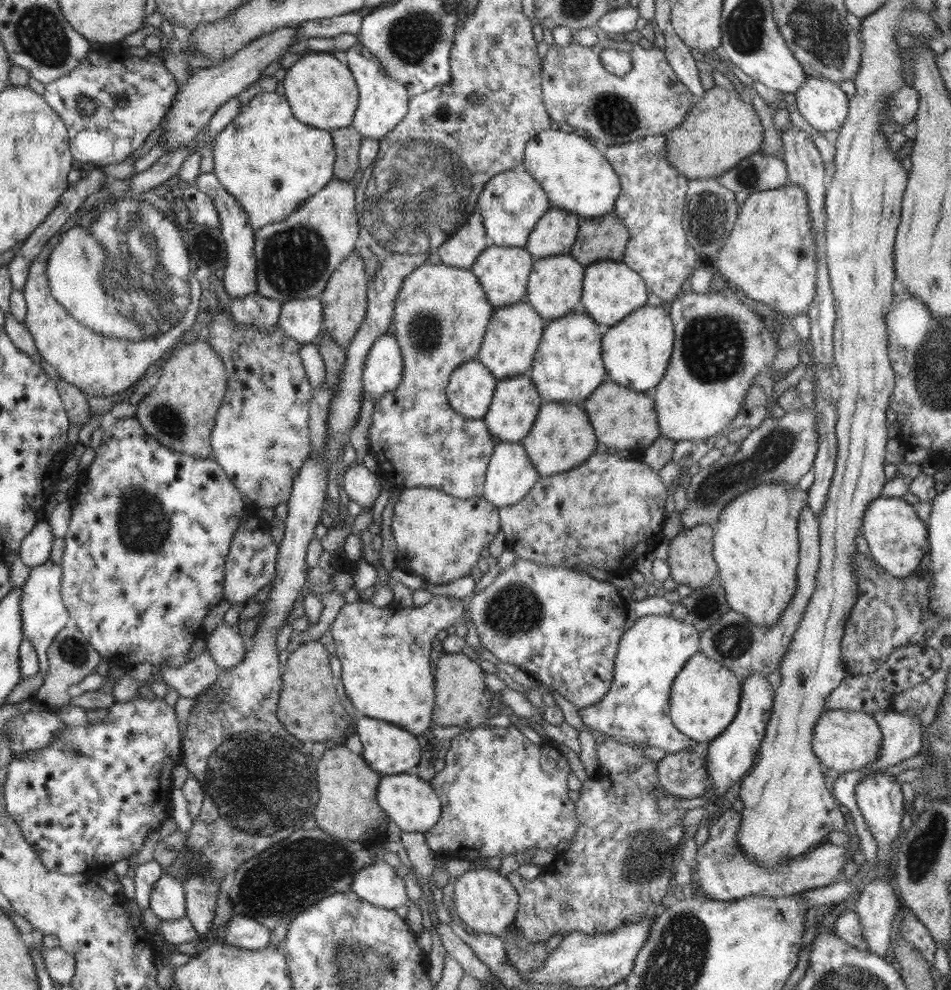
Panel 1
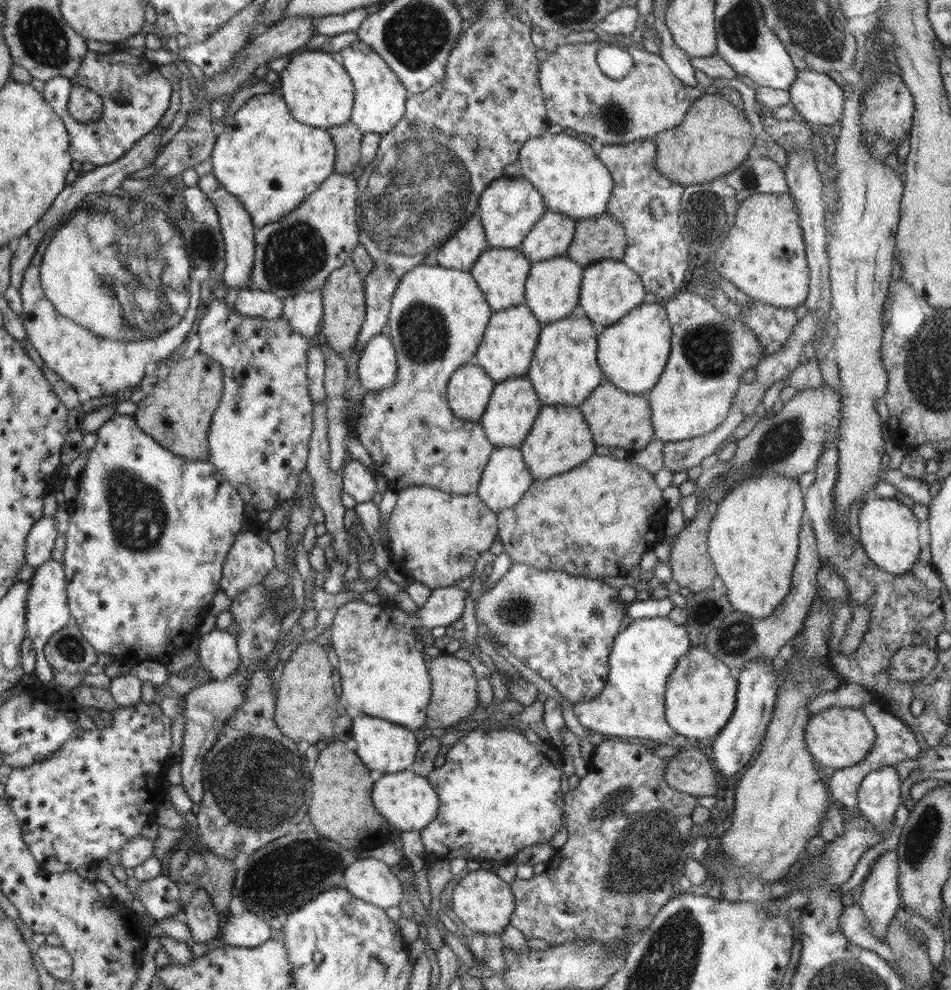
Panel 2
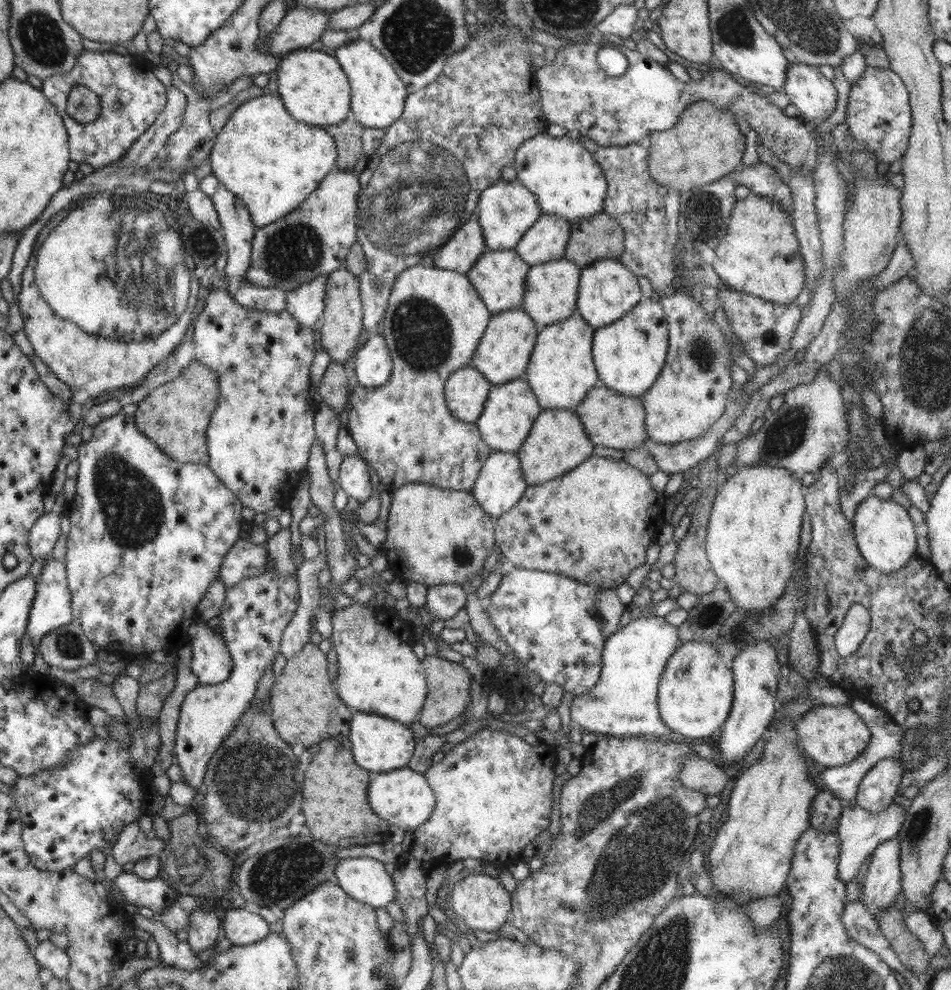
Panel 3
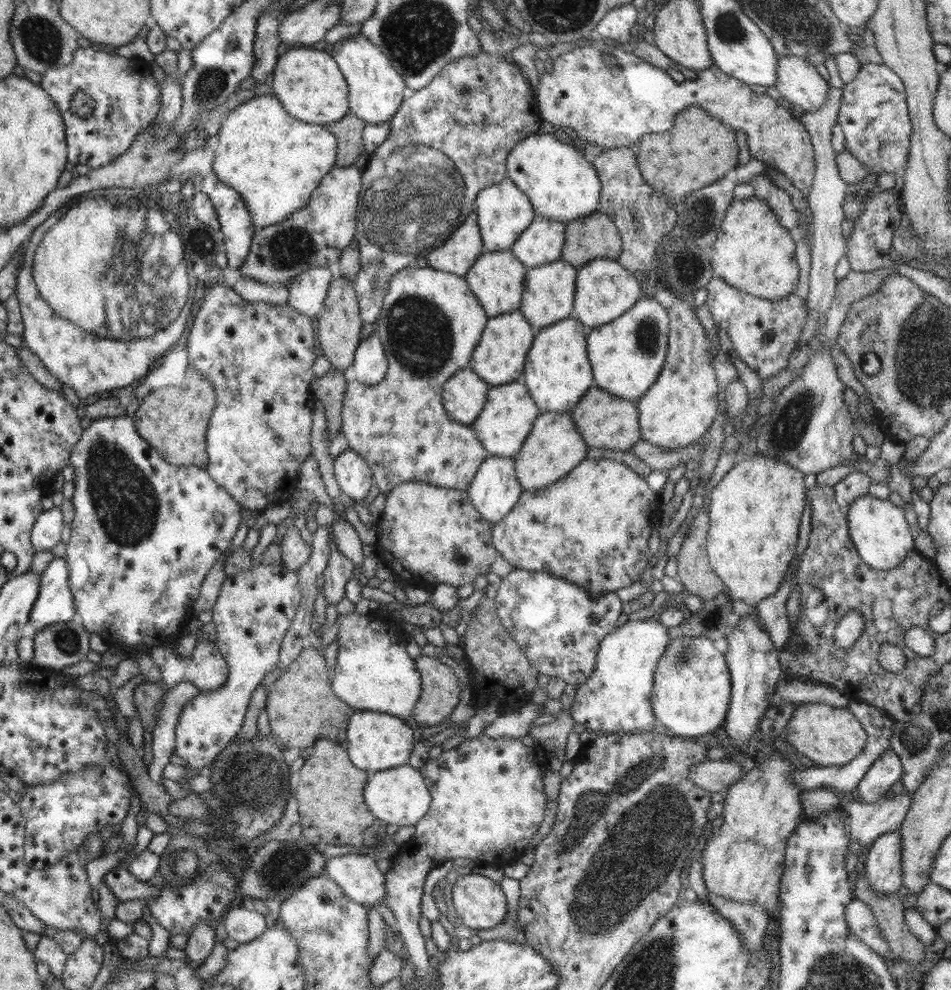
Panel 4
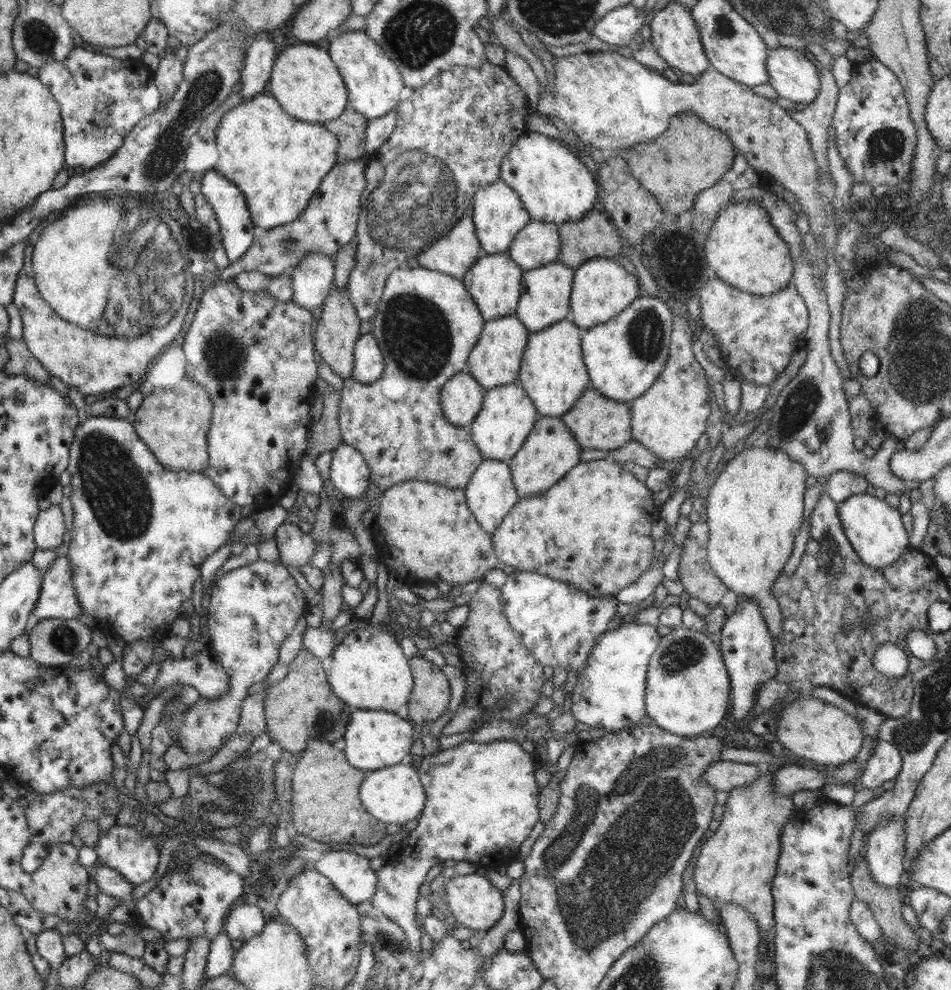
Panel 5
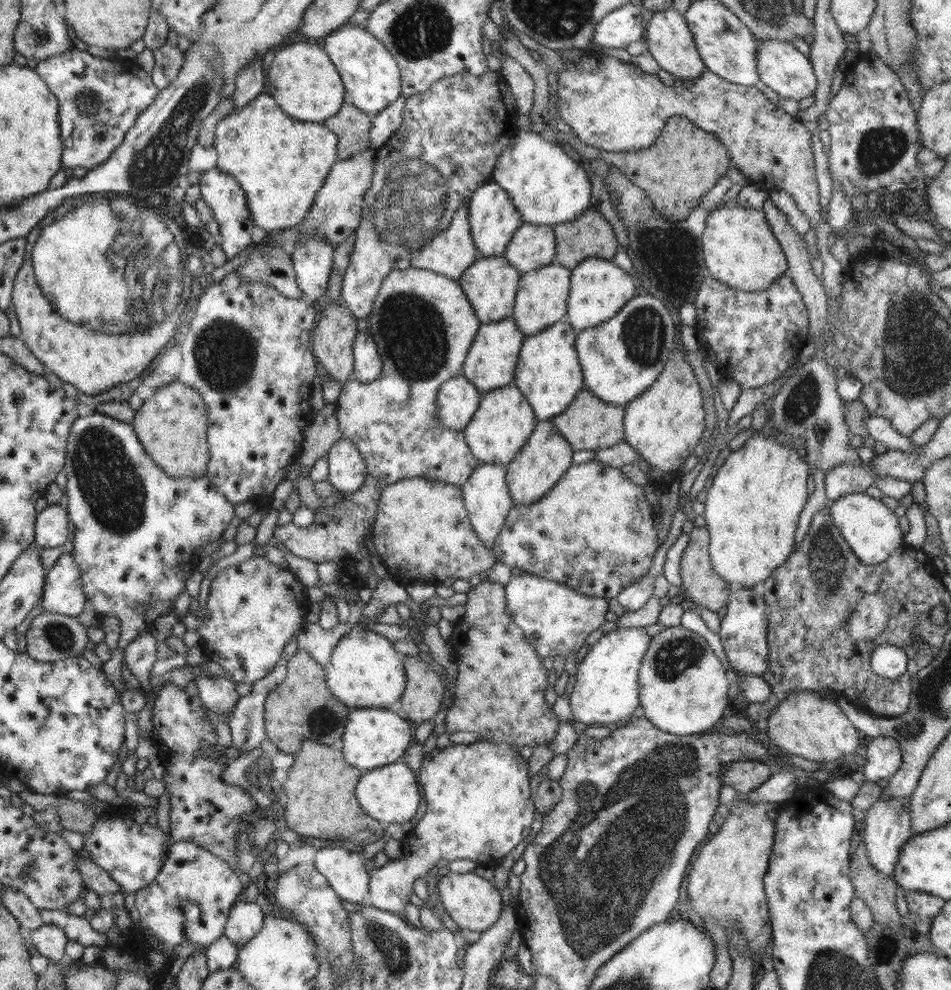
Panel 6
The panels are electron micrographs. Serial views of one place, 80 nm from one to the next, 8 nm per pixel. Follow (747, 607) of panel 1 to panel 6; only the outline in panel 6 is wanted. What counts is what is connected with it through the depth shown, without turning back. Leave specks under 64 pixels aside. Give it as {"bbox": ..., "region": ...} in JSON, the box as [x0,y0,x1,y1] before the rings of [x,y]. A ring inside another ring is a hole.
{"bbox":[703,424,811,590],"region":[[[757,424],[756,432],[742,447],[731,451],[717,470],[704,502],[703,516],[709,532],[709,555],[713,570],[729,585],[742,590],[752,590],[756,584],[766,582],[770,574],[794,552],[798,518],[810,495],[807,489],[807,480],[811,475],[809,464],[792,447],[778,444],[774,436],[762,434]]]}

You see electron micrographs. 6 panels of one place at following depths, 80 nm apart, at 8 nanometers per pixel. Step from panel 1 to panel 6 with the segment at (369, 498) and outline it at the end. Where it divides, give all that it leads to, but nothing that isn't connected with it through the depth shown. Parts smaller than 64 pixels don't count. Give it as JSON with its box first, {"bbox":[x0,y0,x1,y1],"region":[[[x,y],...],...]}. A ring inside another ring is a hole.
{"bbox":[327,438,367,493],"region":[[[346,438],[336,441],[327,454],[330,484],[340,493],[355,493],[366,480],[367,466],[359,450]]]}

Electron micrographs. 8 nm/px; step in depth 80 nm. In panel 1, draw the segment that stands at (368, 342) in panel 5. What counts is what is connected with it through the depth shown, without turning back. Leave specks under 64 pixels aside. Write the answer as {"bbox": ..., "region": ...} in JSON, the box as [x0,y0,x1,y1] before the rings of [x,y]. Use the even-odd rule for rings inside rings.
{"bbox":[363,334,404,399],"region":[[[393,334],[379,336],[367,354],[363,368],[363,392],[379,399],[396,390],[403,380],[404,359]]]}

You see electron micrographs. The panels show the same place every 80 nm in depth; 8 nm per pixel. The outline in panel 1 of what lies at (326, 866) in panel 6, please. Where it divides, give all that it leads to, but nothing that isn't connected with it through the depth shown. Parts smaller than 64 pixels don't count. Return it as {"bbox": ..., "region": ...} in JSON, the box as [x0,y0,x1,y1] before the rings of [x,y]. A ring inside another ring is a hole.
{"bbox":[351,860,409,909],"region":[[[382,860],[374,861],[372,864],[360,869],[357,873],[354,873],[351,890],[360,899],[384,909],[396,909],[403,904],[409,903],[404,880],[396,875],[394,867]]]}

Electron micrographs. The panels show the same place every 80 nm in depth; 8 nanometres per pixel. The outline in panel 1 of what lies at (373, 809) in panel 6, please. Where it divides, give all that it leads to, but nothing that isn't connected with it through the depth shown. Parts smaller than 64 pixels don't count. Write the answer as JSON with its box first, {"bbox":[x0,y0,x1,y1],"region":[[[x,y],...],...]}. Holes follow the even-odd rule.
{"bbox":[376,771,442,832],"region":[[[414,771],[383,775],[377,786],[376,798],[389,820],[395,822],[404,832],[426,832],[440,820],[442,814],[441,802],[436,791]]]}

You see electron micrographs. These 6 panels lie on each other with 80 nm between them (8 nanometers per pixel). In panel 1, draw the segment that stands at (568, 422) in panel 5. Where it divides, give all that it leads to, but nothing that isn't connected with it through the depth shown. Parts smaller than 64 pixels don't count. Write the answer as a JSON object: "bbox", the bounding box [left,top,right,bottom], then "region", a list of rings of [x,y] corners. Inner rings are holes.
{"bbox":[581,379,661,451],"region":[[[607,379],[581,403],[581,407],[588,415],[597,441],[606,446],[626,448],[628,451],[632,446],[634,449],[646,449],[661,435],[651,393],[624,388]]]}

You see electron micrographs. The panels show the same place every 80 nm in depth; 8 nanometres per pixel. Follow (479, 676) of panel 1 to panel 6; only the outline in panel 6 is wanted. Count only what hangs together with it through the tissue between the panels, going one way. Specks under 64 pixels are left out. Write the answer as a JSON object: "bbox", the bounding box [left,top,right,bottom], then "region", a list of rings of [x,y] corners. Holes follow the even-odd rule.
{"bbox":[400,655,444,725],"region":[[[406,655],[401,661],[407,681],[400,704],[402,704],[402,710],[408,713],[407,718],[419,725],[425,720],[433,718],[442,709],[444,686],[440,680],[441,676],[432,671],[432,664],[424,662],[418,657],[410,657],[410,655]]]}

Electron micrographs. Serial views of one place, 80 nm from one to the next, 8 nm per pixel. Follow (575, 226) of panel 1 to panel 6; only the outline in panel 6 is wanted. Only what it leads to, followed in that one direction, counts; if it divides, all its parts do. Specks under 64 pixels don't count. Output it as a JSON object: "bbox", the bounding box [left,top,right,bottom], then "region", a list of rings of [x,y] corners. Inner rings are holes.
{"bbox":[502,223,556,274],"region":[[[524,223],[516,229],[502,255],[522,274],[553,264],[556,256],[553,226]]]}

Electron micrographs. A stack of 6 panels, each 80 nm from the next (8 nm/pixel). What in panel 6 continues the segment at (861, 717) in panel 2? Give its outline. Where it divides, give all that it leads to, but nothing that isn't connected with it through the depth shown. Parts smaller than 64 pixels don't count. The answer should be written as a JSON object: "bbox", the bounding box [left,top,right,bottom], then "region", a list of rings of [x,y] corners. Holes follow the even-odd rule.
{"bbox":[763,691,860,764],"region":[[[814,691],[793,693],[772,710],[763,726],[773,744],[784,754],[796,754],[820,763],[838,764],[845,755],[854,753],[860,746],[859,730],[834,702]]]}

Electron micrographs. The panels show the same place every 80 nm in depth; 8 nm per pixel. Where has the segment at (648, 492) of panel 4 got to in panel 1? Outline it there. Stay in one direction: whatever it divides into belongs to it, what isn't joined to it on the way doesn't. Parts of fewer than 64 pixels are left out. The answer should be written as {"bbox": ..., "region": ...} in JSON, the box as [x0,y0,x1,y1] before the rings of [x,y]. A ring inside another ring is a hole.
{"bbox":[498,452,667,576],"region":[[[595,452],[576,468],[539,476],[531,492],[520,502],[498,510],[498,528],[505,534],[505,548],[512,550],[518,559],[584,573],[588,567],[612,576],[628,576],[636,563],[654,551],[664,538],[667,487],[658,471],[642,461],[621,458],[615,453]]]}

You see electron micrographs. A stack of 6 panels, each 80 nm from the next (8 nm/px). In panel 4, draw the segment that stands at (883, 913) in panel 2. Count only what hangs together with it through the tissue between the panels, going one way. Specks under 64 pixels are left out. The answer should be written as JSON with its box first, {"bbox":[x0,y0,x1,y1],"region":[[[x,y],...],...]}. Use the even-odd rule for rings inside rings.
{"bbox":[863,831,904,895],"region":[[[899,831],[881,834],[864,855],[863,871],[868,884],[877,892],[889,895],[904,890],[901,869],[902,837]]]}

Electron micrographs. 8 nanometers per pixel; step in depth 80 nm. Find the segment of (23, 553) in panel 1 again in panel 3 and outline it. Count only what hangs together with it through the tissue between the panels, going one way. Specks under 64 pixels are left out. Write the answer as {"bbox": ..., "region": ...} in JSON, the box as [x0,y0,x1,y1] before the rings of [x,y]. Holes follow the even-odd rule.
{"bbox":[29,509,61,560],"region":[[[54,509],[42,513],[29,532],[29,547],[32,560],[48,560],[51,558],[52,548],[61,534],[61,512]]]}

